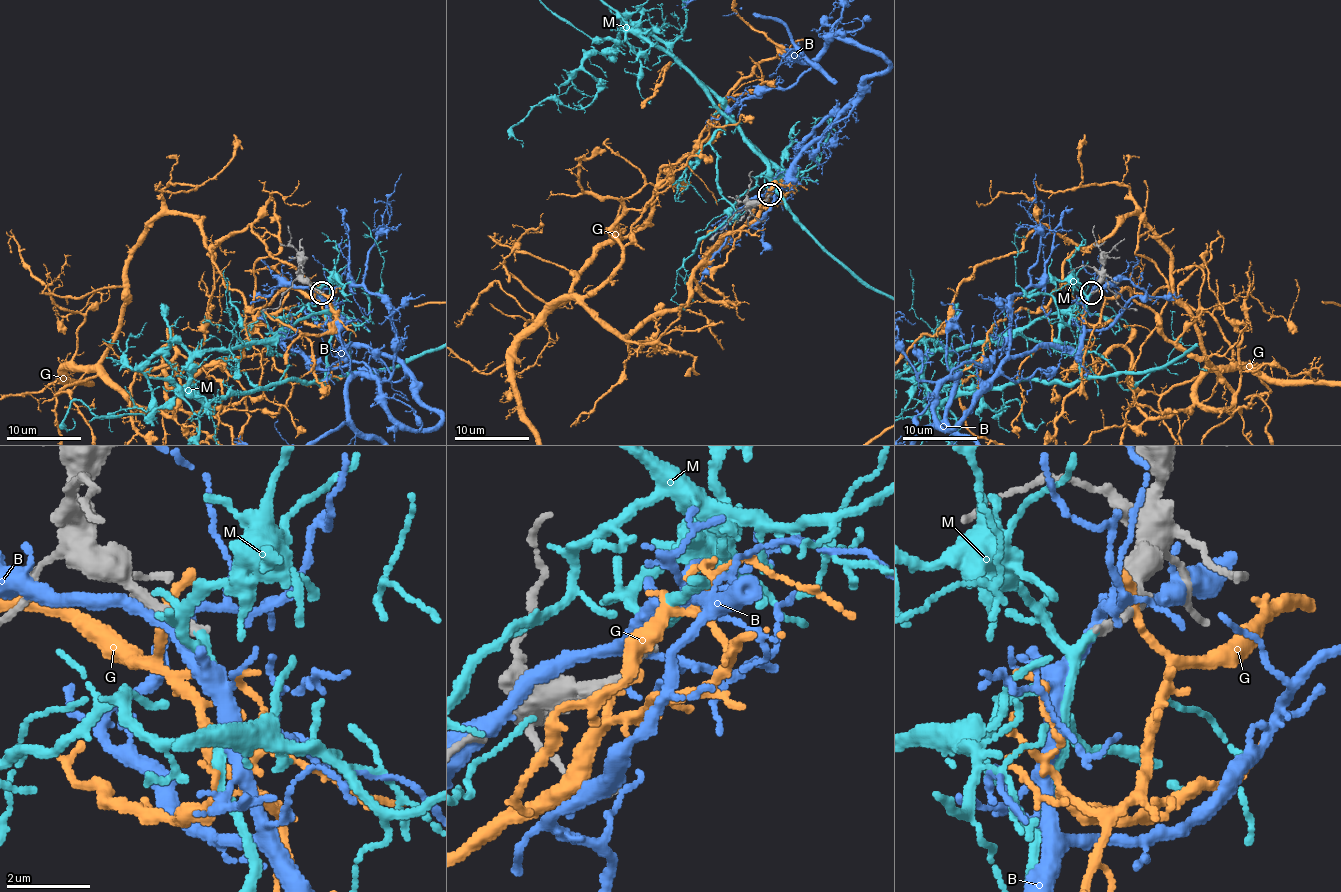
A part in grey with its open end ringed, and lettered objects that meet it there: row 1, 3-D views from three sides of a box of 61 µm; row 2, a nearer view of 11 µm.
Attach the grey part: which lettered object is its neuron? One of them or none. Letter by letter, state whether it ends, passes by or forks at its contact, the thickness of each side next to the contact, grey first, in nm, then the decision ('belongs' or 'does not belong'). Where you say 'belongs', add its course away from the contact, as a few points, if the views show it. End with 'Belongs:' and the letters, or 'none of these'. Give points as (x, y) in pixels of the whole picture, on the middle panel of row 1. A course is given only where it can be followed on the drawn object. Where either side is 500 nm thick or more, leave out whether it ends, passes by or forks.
B: it forks | 320/280 nm | does not belong
G: it passes by | 280/200 nm | does not belong
M: it passes by | 280/180 nm | belongs
Belongs: M

